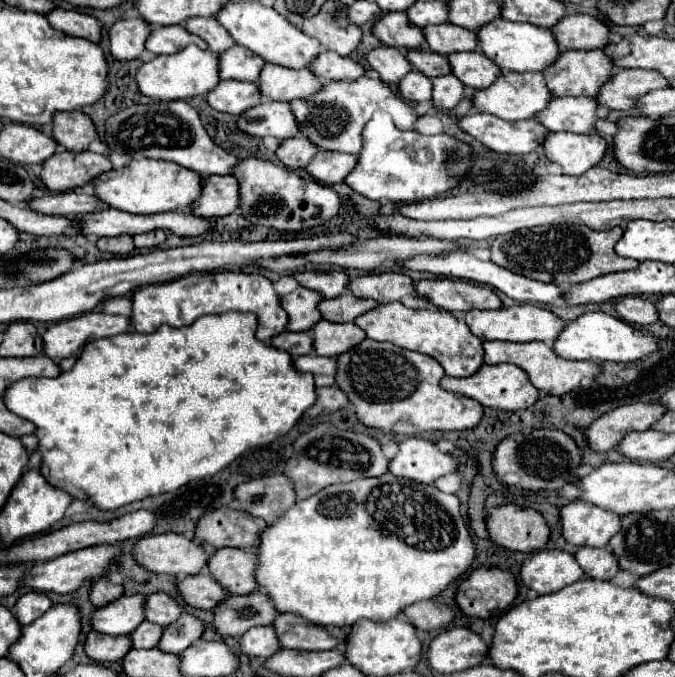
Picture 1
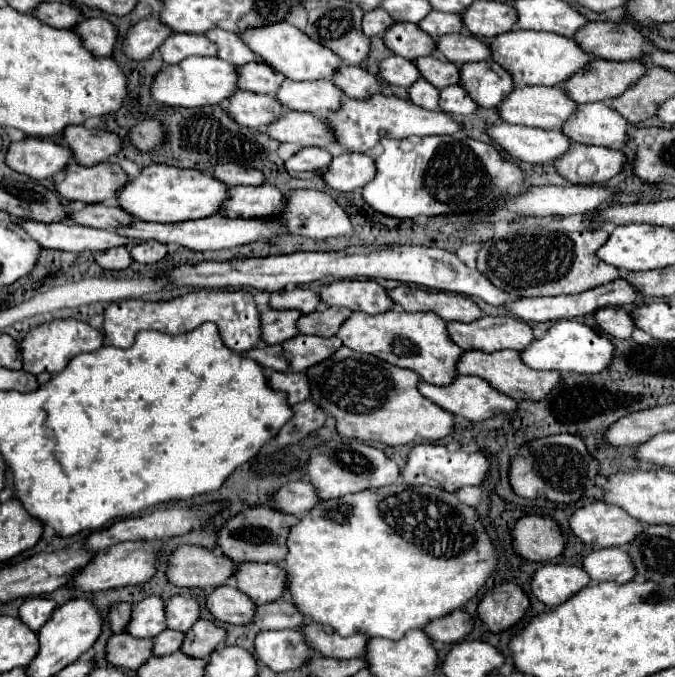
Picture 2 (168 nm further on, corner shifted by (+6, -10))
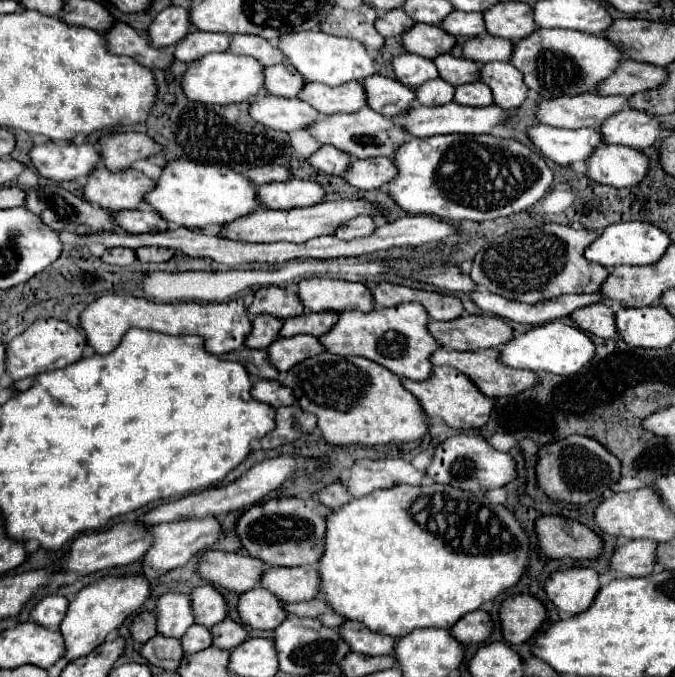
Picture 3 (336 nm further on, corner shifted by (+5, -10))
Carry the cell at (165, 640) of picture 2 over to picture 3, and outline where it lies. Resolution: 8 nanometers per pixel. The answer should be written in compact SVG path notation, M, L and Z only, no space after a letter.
M193 625L193 627L189 627L189 631L185 633L185 637L181 641L183 641L183 651L189 655L189 653L197 653L197 651L211 647L213 635L207 627Z

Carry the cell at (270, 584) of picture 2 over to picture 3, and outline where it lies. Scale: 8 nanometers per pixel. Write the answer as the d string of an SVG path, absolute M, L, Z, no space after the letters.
M317 565L269 567L263 573L261 587L269 589L283 603L309 601L321 593L317 591Z

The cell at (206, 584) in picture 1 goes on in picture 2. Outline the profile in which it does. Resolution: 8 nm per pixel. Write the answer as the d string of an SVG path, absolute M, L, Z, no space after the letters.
M232 585L216 587L206 595L206 609L212 613L212 617L224 623L232 623L232 625L252 623L254 607L256 605Z

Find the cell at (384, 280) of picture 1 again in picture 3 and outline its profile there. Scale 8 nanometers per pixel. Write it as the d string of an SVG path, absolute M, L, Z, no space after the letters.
M309 277L299 281L297 295L305 311L373 311L373 295L363 283L351 283L329 277Z

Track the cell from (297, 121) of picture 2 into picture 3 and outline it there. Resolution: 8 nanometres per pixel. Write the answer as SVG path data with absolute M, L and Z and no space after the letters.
M363 107L357 113L337 113L329 117L321 117L309 127L309 133L317 137L321 143L335 145L337 149L357 157L357 159L369 159L369 157L393 157L395 149L403 145L409 139L409 133L401 125L399 119L383 117L381 113L373 111L371 107Z

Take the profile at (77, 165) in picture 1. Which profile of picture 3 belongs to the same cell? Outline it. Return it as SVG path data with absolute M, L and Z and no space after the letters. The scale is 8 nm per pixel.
M97 167L89 175L83 193L87 201L97 203L113 213L113 211L137 209L153 187L155 181L137 169L125 169L113 173L107 167Z

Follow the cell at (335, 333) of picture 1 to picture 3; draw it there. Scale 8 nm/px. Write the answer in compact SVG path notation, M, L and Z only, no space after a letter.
M295 335L295 337L279 337L269 347L269 363L277 367L277 371L289 371L297 363L307 357L323 353L323 345L313 335Z

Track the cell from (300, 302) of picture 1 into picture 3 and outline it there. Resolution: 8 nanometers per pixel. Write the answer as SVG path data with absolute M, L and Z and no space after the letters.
M255 315L253 329L245 339L245 347L249 349L267 349L277 337L283 321L269 315Z

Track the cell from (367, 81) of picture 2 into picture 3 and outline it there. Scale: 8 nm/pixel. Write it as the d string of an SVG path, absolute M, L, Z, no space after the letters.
M371 75L363 81L363 85L369 107L385 117L399 117L407 113L417 101L413 89L383 75Z

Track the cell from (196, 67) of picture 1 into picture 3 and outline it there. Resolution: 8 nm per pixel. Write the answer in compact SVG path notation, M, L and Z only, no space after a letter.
M231 51L209 53L187 67L187 73L183 77L183 91L189 99L199 103L231 105L231 103L253 101L257 93L263 89L263 79L265 79L263 65L257 63L257 59L253 57L233 55Z

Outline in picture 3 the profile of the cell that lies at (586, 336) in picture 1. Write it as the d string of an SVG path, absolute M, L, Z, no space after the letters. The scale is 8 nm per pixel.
M561 321L537 325L529 329L523 335L515 335L509 343L503 345L499 359L503 365L513 367L513 369L529 369L529 371L547 371L547 373L557 373L557 375L573 375L577 373L585 363L589 363L595 355L595 345L593 341L577 327L565 325Z

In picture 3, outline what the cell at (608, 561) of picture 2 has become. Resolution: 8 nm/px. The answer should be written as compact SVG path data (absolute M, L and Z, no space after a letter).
M637 539L629 541L615 549L611 559L611 569L621 571L629 577L645 577L651 575L657 565L657 541L653 539Z

